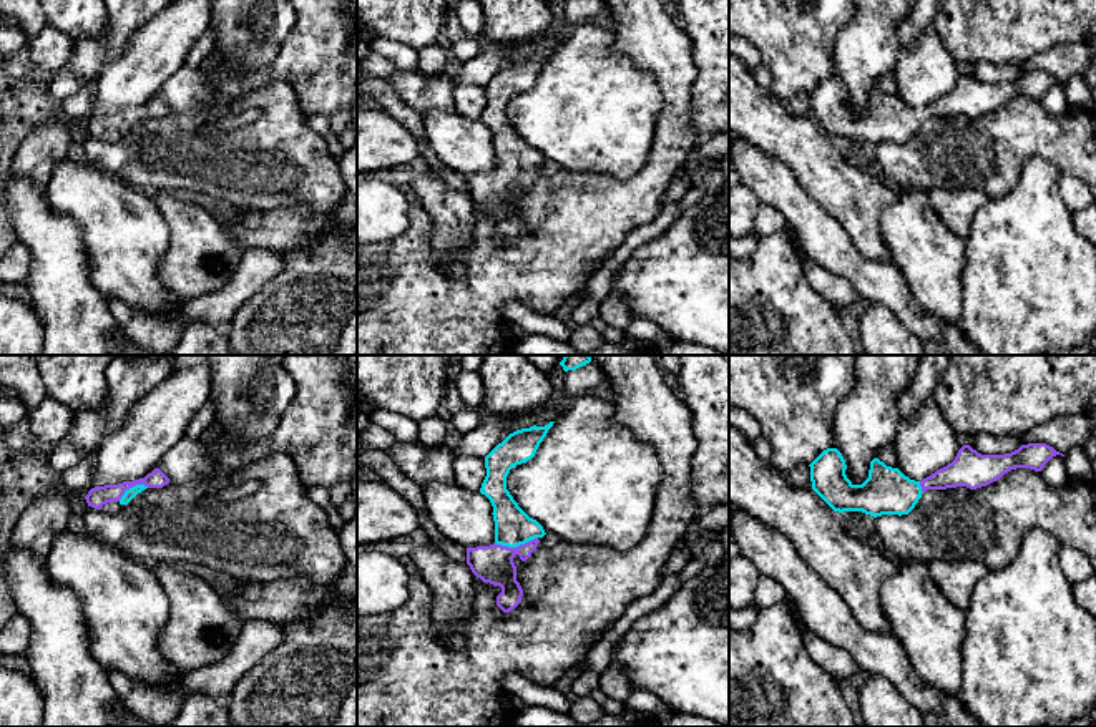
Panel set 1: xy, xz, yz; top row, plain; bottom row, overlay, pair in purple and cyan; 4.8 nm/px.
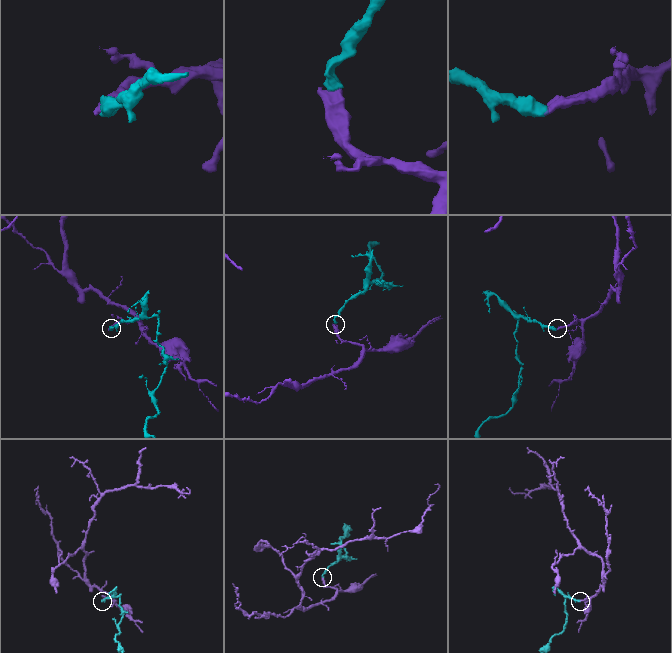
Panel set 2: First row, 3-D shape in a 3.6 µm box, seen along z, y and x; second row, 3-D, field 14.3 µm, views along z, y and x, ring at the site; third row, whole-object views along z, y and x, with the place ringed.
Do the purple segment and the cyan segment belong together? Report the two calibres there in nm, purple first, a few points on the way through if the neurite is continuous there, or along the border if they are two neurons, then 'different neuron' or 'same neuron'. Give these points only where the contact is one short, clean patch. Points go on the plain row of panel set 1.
calibres 180 and 180 nm; way xz (494, 191), (517, 175), (513, 155); same neuron

